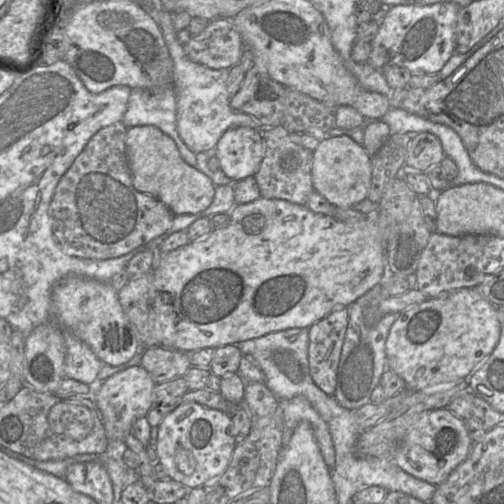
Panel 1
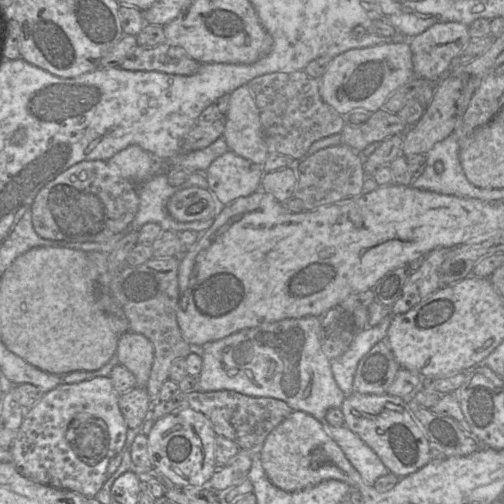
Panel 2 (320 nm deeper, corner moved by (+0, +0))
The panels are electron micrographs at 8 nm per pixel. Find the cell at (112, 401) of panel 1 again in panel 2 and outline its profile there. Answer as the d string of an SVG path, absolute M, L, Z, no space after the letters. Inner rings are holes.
M108 376L75 384L60 384L45 393L33 408L24 409L22 424L10 446L12 463L17 471L23 477L39 484L75 492L85 497L95 497L108 480L106 471L111 459L122 454L128 439L129 428L118 405L119 396ZM91 418L102 419L108 431L103 431L100 426L87 422ZM75 419L78 419L81 425L67 431Z

